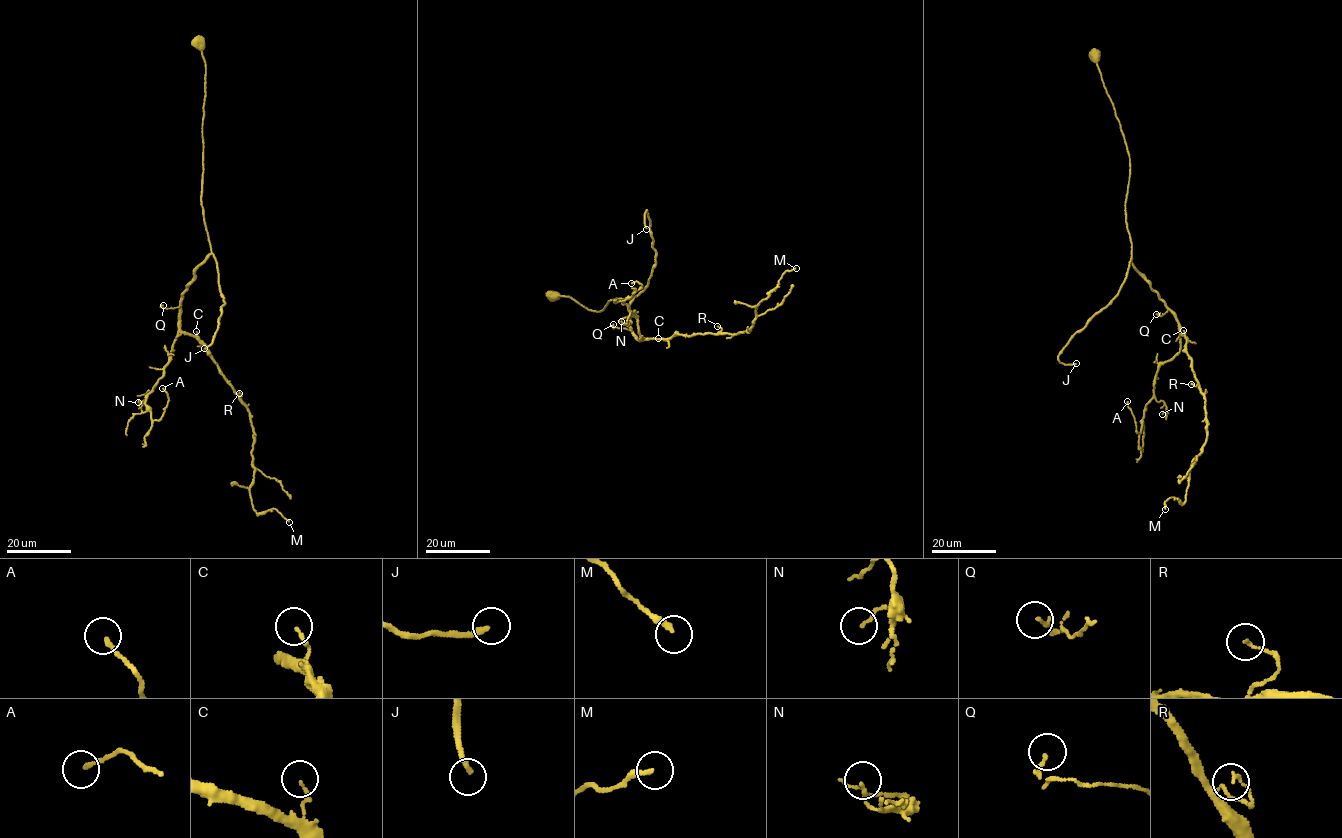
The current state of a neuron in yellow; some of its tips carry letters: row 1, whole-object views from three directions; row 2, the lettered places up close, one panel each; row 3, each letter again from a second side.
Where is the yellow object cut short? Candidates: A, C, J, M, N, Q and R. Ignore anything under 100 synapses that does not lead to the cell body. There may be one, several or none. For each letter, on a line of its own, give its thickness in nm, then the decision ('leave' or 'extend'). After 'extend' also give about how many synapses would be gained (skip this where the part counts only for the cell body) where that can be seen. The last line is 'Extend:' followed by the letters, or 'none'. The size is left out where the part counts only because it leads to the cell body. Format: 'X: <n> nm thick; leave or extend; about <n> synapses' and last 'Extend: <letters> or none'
A: 170 nm thick; leave
C: 130 nm thick; leave
J: 190 nm thick; extend; about 130 synapses
M: 240 nm thick; leave
N: 120 nm thick; leave
Q: 130 nm thick; leave
R: 110 nm thick; leave
Extend: J

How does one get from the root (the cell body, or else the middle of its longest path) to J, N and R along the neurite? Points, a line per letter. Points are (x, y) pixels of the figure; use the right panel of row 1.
J: (1096, 54), (1129, 156), (1125, 213), (1132, 258), (1118, 294), (1075, 333), (1058, 355), (1062, 364), (1076, 363)
N: (1096, 54), (1129, 156), (1132, 262), (1178, 325), (1179, 351), (1155, 376), (1155, 397), (1166, 407), (1162, 414)
R: (1096, 54), (1129, 156), (1125, 213), (1131, 260), (1184, 334), (1198, 384), (1191, 384)

